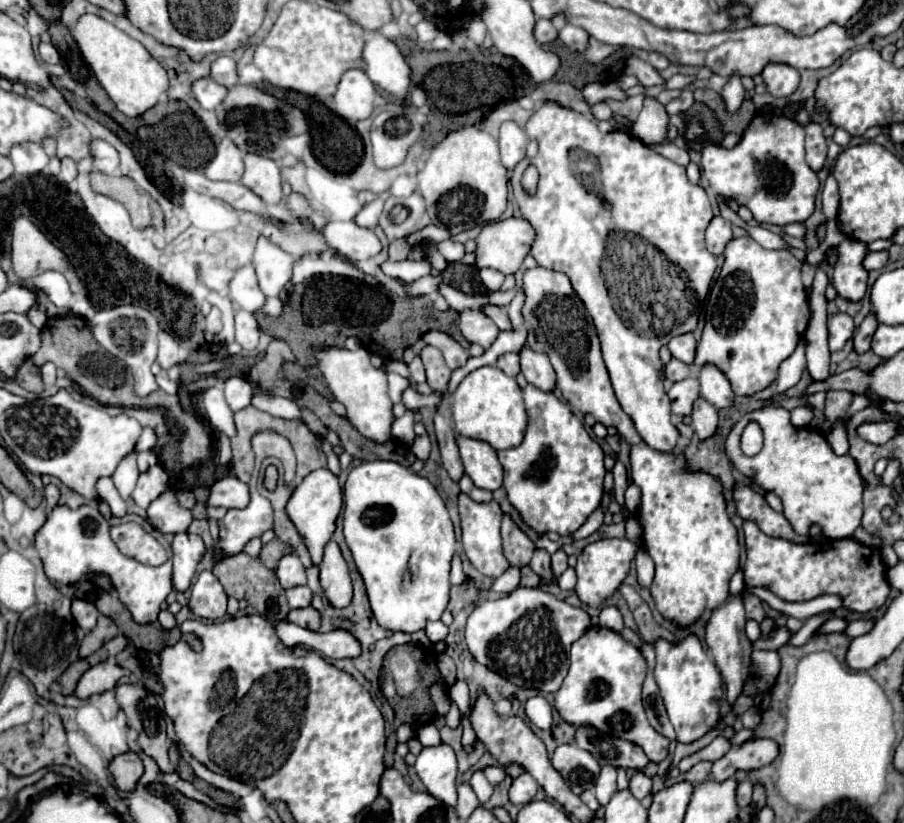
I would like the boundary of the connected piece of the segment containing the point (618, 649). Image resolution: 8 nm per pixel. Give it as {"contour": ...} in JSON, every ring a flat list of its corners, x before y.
{"contour":[[590,627,570,651,570,671,554,695,554,707,562,721,572,727,592,727,600,733,632,741,644,749,650,761,660,763,668,757,670,741,650,727,642,707,642,683,646,677,646,659,606,627]]}

